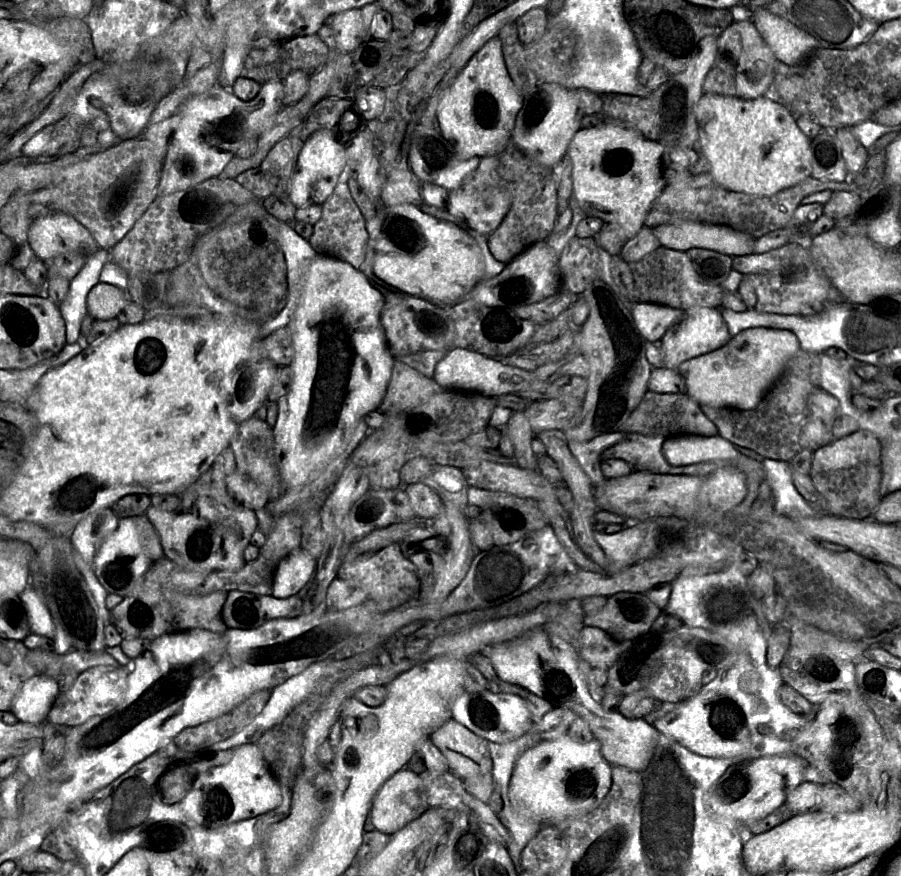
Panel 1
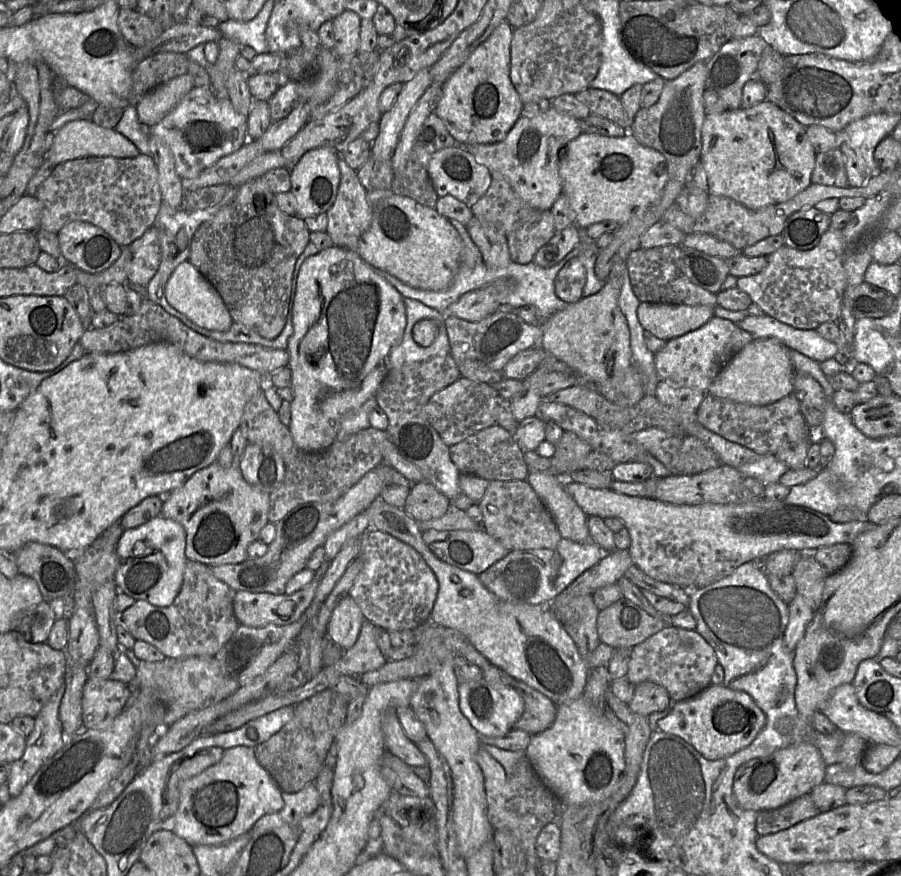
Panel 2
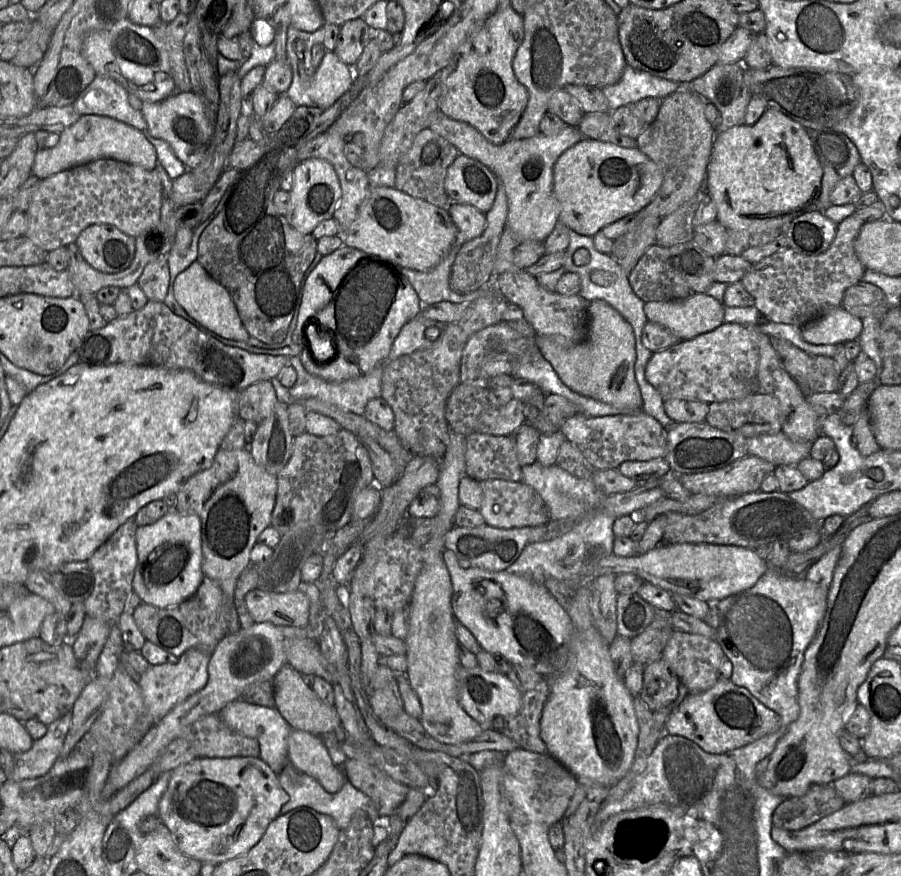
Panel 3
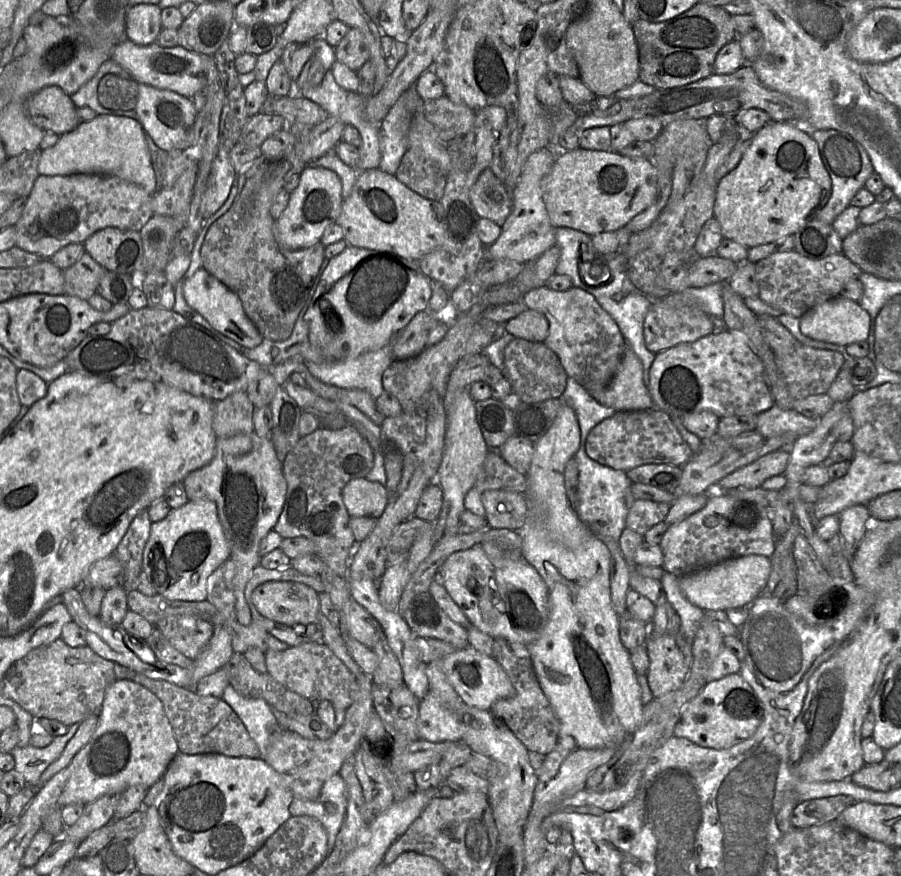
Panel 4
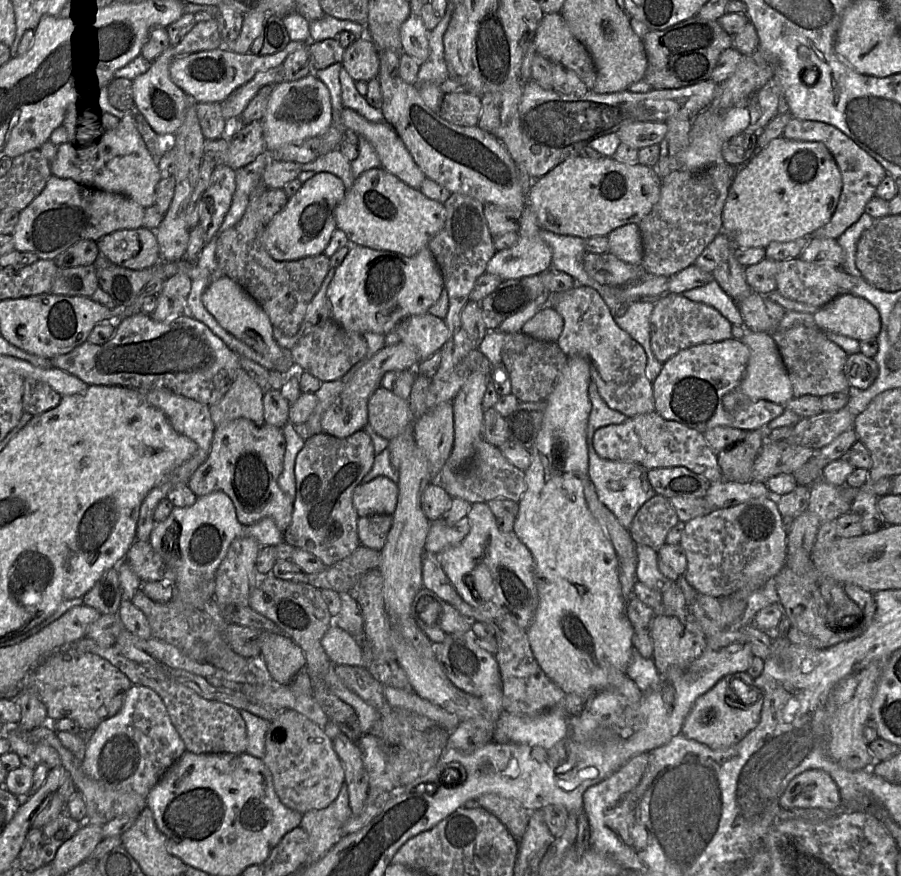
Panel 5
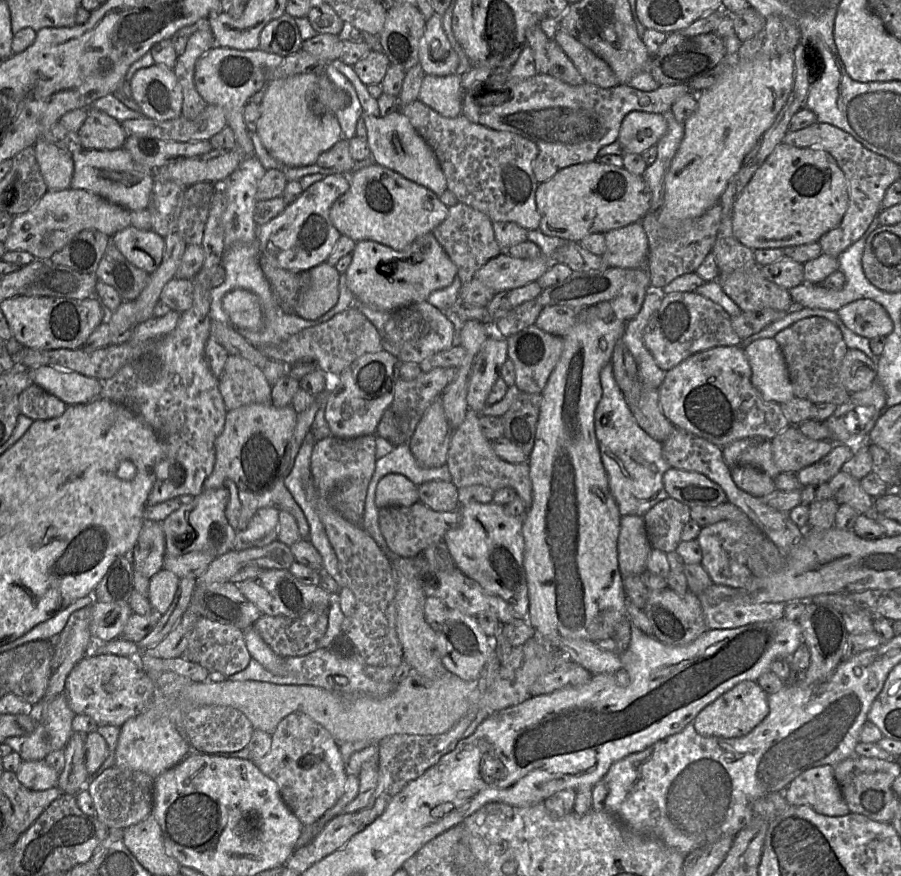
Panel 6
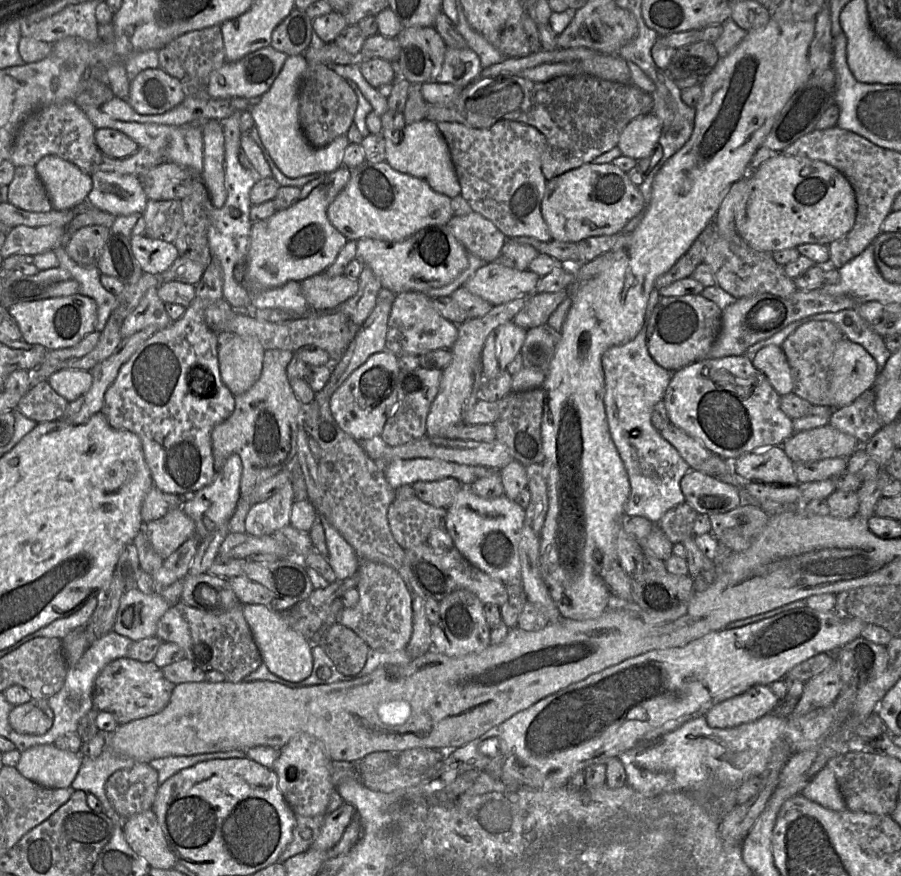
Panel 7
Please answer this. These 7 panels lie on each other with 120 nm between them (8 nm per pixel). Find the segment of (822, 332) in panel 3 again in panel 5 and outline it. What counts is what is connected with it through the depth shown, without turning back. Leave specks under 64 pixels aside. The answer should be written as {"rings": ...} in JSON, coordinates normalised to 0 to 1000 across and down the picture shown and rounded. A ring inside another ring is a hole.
{"rings":[[[945,336],[930,338],[902,361],[910,377],[952,389],[972,386],[978,377],[978,362],[971,349]]]}

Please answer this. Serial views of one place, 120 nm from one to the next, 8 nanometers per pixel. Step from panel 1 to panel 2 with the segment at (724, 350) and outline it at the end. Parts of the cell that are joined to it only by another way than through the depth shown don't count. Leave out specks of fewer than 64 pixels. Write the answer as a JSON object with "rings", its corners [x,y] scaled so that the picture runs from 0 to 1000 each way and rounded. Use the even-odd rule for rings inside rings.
{"rings":[[[859,386],[837,387],[817,403],[798,425],[786,449],[838,463],[857,461],[880,446],[883,425],[876,404],[877,397]]]}

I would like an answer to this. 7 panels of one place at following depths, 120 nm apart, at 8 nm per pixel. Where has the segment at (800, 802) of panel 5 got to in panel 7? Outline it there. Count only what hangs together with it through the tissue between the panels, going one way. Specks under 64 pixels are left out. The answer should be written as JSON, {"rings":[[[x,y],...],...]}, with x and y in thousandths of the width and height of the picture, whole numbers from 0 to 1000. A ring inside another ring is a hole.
{"rings":[[[917,873],[901,888],[889,906],[898,913],[925,926],[940,924],[929,888]]]}

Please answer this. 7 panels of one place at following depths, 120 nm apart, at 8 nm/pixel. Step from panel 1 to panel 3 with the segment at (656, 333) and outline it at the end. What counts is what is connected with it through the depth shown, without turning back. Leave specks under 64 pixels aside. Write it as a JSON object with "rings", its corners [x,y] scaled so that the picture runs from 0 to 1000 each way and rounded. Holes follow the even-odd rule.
{"rings":[[[769,334],[755,342],[716,345],[719,366],[741,374],[758,388],[788,379],[804,366],[804,348],[785,334]]]}

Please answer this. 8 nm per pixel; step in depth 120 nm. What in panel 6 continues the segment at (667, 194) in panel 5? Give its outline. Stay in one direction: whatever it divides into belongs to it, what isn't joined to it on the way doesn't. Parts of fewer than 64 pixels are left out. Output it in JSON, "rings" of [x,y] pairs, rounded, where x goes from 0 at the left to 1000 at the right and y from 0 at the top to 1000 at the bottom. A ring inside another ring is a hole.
{"rings":[[[792,233],[780,245],[760,251],[748,251],[740,258],[731,253],[731,239],[720,241],[710,252],[719,274],[718,308],[723,329],[735,331],[749,317],[771,311],[790,287],[800,250],[800,234]]]}

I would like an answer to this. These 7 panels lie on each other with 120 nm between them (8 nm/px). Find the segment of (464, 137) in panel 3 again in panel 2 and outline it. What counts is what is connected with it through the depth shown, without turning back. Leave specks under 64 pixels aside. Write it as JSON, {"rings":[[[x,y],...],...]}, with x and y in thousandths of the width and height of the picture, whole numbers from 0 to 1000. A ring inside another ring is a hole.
{"rings":[[[612,122],[592,134],[578,131],[562,158],[554,163],[527,164],[515,169],[544,196],[557,199],[572,220],[587,235],[597,240],[612,240],[624,221],[620,179],[629,164],[645,152],[642,136]]]}

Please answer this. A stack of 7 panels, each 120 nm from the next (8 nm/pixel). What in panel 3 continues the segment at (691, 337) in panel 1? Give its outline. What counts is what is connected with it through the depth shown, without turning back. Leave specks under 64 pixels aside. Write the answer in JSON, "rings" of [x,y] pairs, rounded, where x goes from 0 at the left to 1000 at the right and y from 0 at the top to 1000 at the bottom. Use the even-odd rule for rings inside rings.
{"rings":[[[804,368],[788,379],[726,402],[716,429],[736,457],[762,455],[788,461],[827,454],[839,447],[842,412],[841,395],[831,376],[819,369]]]}

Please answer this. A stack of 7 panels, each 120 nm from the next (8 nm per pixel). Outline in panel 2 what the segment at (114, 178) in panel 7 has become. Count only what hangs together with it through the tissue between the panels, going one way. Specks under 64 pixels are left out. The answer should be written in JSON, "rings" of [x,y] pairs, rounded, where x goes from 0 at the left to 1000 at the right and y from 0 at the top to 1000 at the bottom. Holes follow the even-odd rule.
{"rings":[[[89,136],[78,138],[61,150],[59,164],[50,174],[49,183],[59,192],[73,184],[98,178],[148,180],[154,176],[152,167],[127,146],[115,146],[99,136]]]}

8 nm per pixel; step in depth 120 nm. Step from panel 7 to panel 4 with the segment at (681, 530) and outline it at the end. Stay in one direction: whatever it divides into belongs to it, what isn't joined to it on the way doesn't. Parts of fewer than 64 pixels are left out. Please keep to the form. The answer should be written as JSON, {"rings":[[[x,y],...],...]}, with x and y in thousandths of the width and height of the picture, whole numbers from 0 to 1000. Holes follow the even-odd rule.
{"rings":[[[705,571],[695,591],[695,602],[715,611],[724,600],[737,596],[746,575]]]}

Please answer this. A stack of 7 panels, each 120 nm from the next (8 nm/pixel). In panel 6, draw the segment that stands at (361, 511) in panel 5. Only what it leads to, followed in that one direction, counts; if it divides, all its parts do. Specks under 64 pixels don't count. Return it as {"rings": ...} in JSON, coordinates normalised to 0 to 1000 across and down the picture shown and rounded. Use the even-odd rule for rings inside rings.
{"rings":[[[445,541],[425,543],[417,556],[416,575],[420,580],[431,578],[456,578],[465,572],[463,555]]]}

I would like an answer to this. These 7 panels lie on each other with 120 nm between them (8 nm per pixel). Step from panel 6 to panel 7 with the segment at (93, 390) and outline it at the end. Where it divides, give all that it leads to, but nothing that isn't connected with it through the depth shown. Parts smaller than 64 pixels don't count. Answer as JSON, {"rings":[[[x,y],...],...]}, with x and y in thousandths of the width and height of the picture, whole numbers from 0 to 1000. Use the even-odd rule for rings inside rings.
{"rings":[[[72,420],[60,425],[51,436],[63,450],[80,459],[100,444],[102,433],[100,422]]]}

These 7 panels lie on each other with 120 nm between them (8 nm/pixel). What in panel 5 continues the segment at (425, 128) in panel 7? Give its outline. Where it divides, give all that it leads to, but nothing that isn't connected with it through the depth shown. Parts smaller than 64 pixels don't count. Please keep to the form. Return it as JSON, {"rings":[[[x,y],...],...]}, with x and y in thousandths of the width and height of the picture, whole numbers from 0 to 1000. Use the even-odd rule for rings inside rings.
{"rings":[[[386,123],[380,126],[375,139],[382,146],[404,156],[413,166],[423,184],[423,191],[456,215],[465,217],[473,201],[434,144],[427,138],[411,139]]]}

